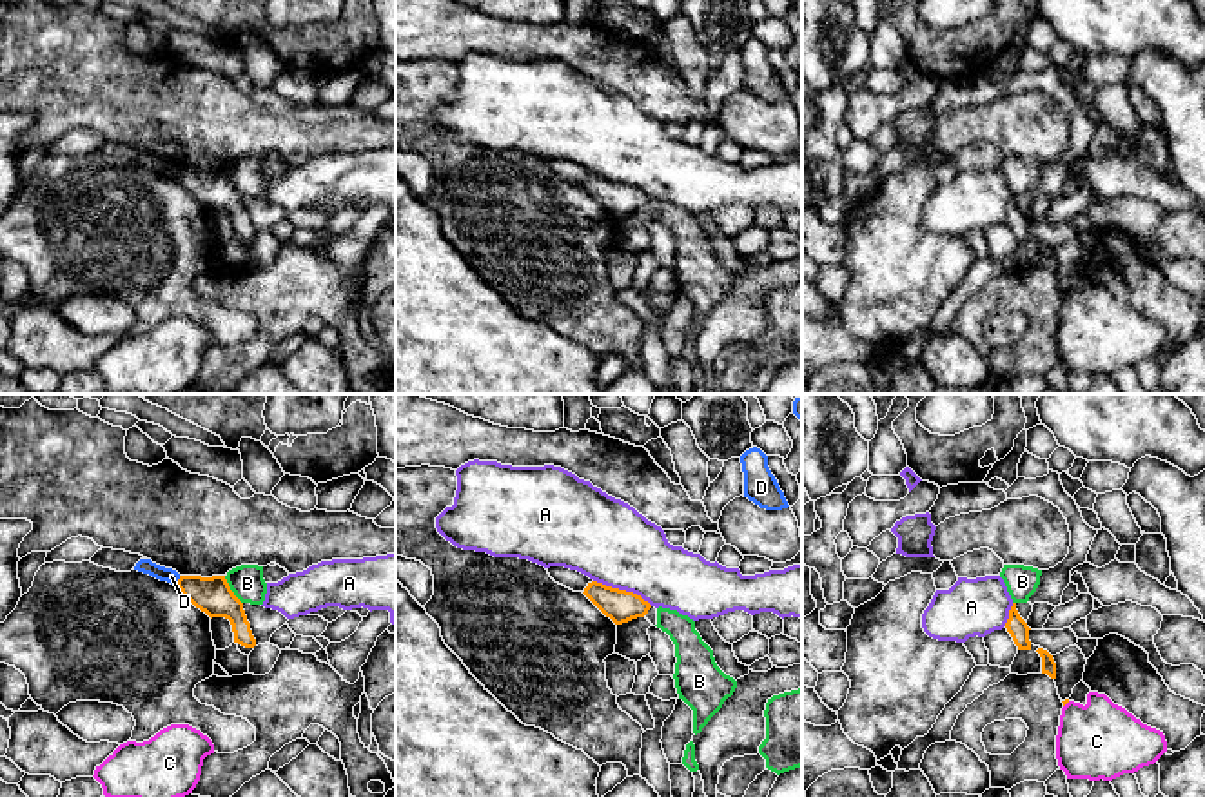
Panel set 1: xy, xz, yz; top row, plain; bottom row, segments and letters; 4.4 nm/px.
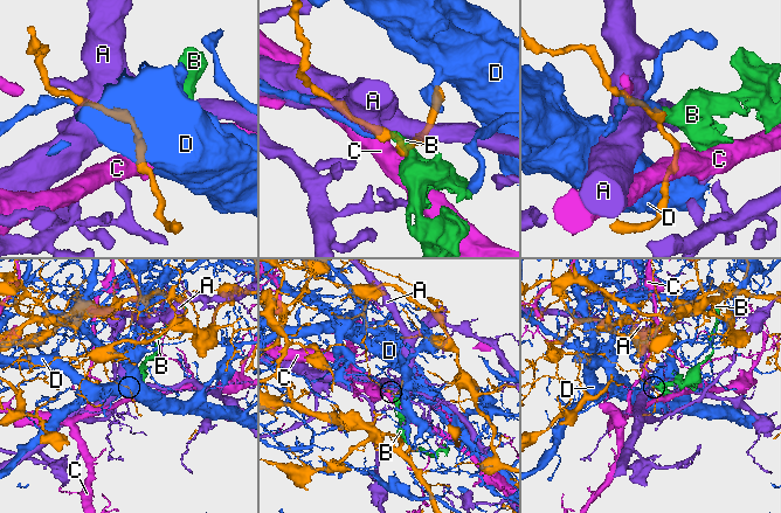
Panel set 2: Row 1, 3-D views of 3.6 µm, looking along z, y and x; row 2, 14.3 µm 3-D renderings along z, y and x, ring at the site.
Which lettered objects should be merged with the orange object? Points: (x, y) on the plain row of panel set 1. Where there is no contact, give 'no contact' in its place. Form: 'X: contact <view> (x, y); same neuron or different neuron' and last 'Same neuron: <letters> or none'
A: contact xz (623, 184); different neuron
B: contact xy (231, 184); different neuron
C: contact yz (1066, 296); different neuron
D: contact xy (178, 173); different neuron
Same neuron: none

